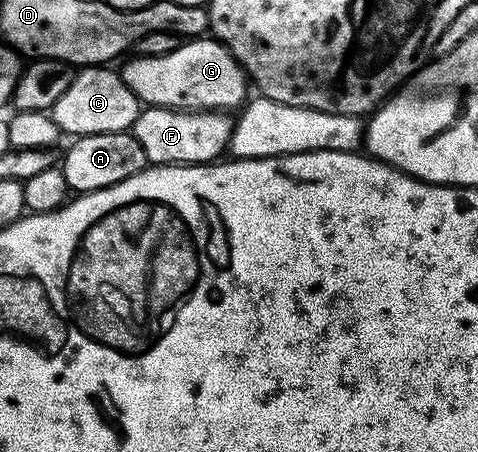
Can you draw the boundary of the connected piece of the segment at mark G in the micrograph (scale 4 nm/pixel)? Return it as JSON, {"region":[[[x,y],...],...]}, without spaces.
{"region":[[[211,36],[193,38],[196,38],[193,42],[181,41],[178,49],[166,52],[166,56],[132,56],[124,67],[119,67],[121,80],[134,91],[141,103],[152,108],[224,112],[229,109],[227,106],[239,107],[245,101],[246,75],[236,57]]]}

